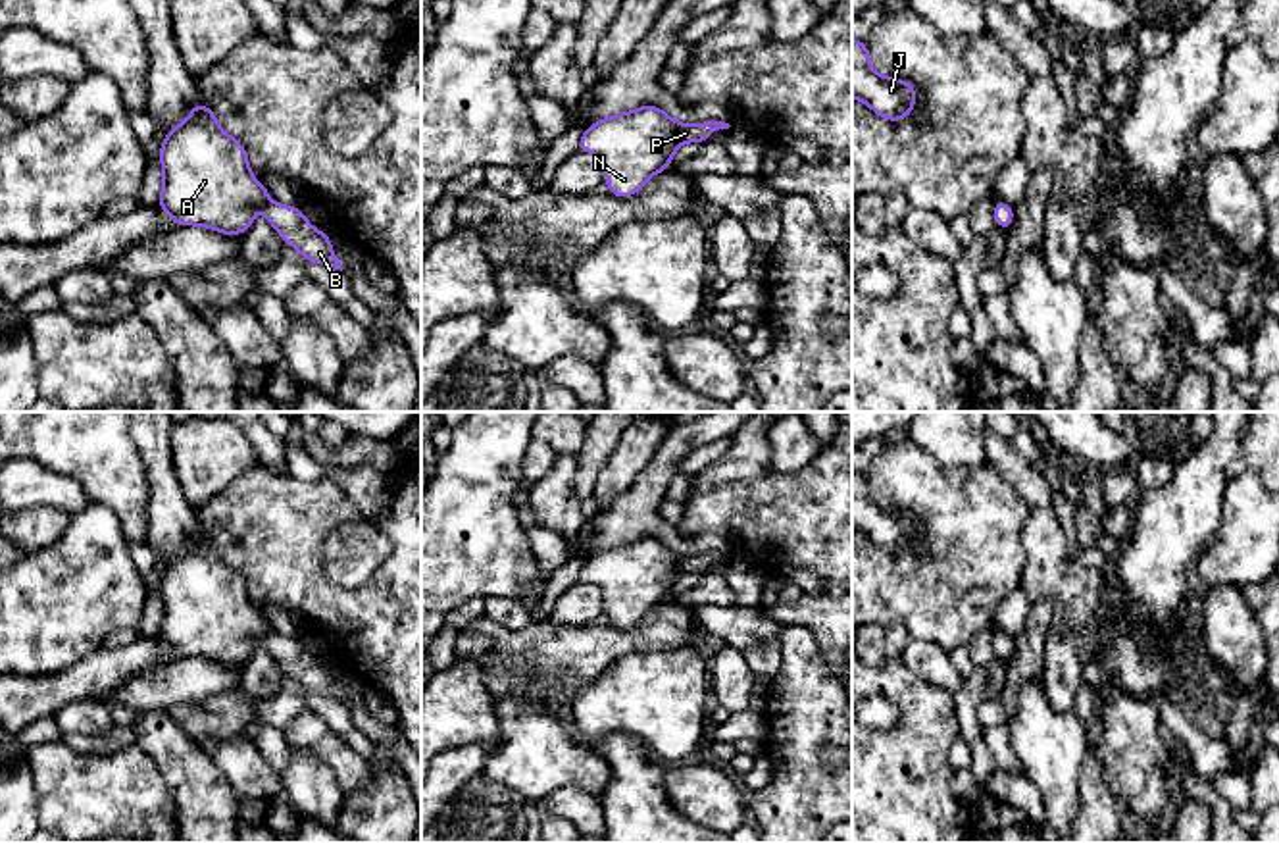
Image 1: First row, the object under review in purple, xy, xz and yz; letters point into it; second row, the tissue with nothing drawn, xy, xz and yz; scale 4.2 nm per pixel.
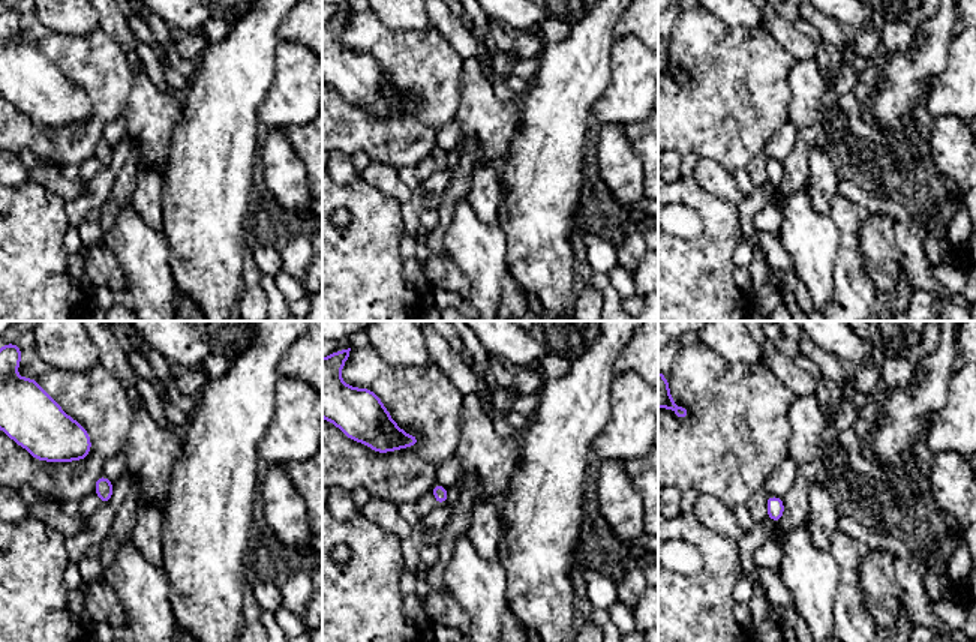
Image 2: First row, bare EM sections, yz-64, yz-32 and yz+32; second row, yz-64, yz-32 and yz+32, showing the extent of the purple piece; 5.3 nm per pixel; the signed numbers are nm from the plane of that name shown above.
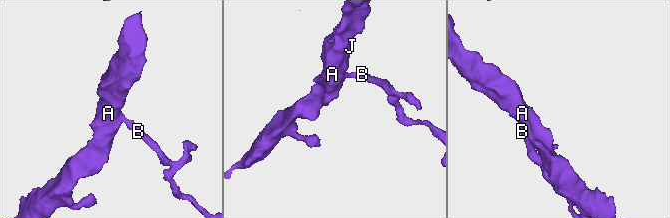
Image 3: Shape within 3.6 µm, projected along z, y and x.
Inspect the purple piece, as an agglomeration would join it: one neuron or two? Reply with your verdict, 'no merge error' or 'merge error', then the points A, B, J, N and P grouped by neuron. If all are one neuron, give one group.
no merge error | A B J N P

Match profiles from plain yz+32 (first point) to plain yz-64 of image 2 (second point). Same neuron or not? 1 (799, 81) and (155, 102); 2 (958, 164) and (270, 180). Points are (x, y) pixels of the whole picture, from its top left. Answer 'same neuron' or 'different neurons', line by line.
1: same neuron
2: same neuron

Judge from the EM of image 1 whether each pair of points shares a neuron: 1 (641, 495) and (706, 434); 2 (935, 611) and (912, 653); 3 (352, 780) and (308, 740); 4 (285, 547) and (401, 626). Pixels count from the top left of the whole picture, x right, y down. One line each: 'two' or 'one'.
1: one
2: two
3: one
4: one

